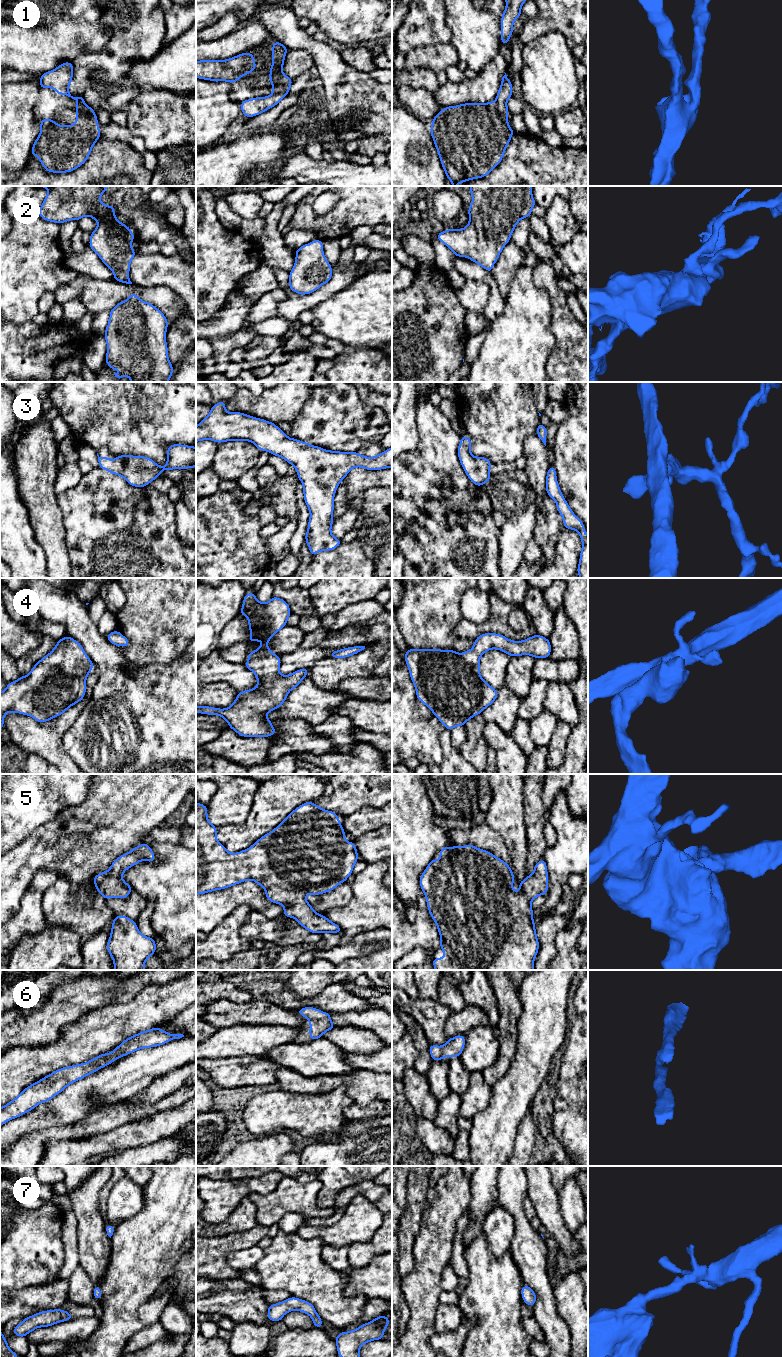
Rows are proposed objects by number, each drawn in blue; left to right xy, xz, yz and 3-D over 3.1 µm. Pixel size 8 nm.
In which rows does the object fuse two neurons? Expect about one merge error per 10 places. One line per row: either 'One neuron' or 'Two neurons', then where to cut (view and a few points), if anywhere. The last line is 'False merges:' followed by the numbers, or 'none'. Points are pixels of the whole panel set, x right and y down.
1: One neuron. No split
2: One neuron. No split
3: One neuron. No split
4: One neuron. No split
5: One neuron. No split
6: One neuron. No split
7: One neuron. No split
False merges: none

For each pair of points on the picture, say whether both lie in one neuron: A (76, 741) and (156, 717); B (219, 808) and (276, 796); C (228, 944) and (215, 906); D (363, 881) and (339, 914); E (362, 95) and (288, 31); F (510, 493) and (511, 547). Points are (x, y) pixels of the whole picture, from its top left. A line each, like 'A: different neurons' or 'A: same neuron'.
A: same neuron
B: different neurons
C: different neurons
D: same neuron
E: same neuron
F: same neuron

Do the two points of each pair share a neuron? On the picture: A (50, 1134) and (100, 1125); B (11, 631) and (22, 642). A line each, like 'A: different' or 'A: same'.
A: same
B: same

